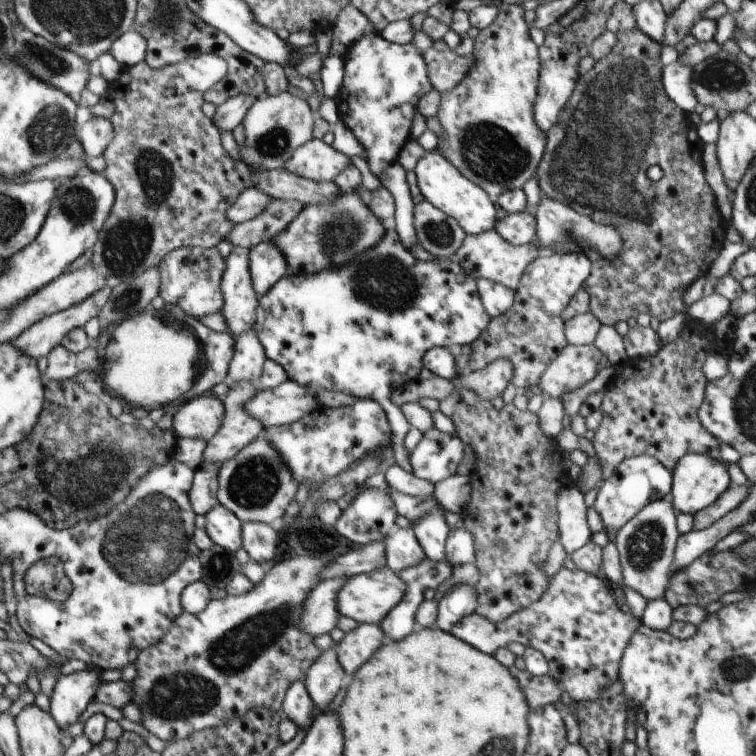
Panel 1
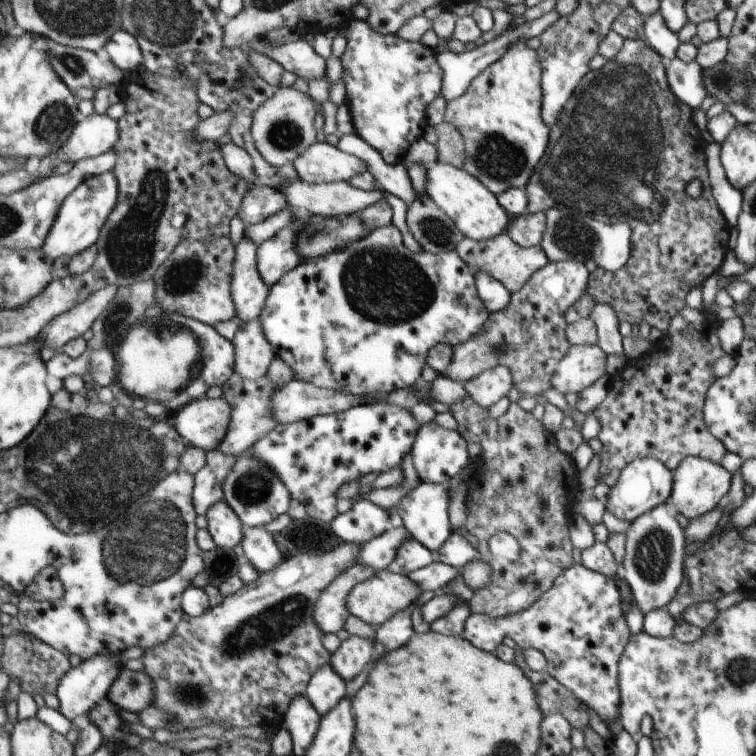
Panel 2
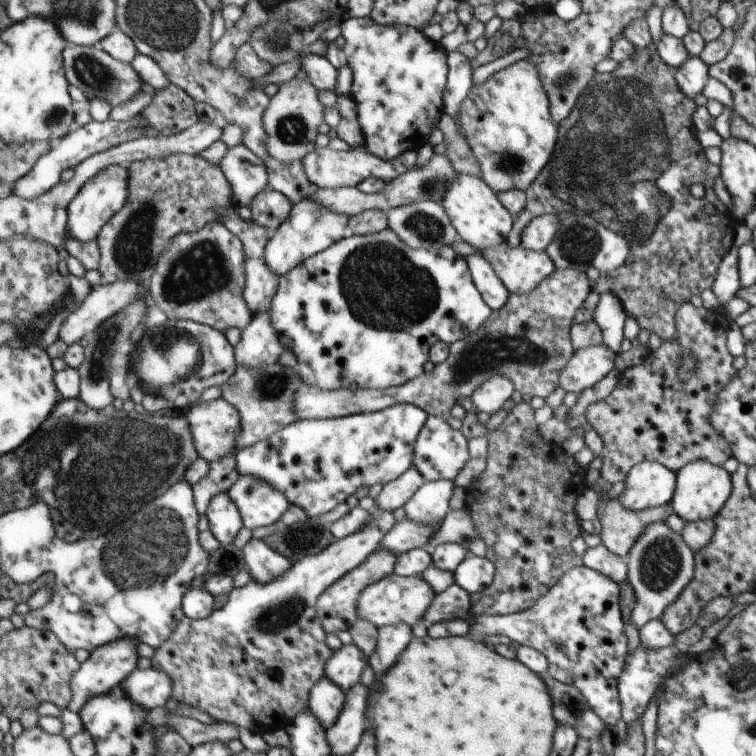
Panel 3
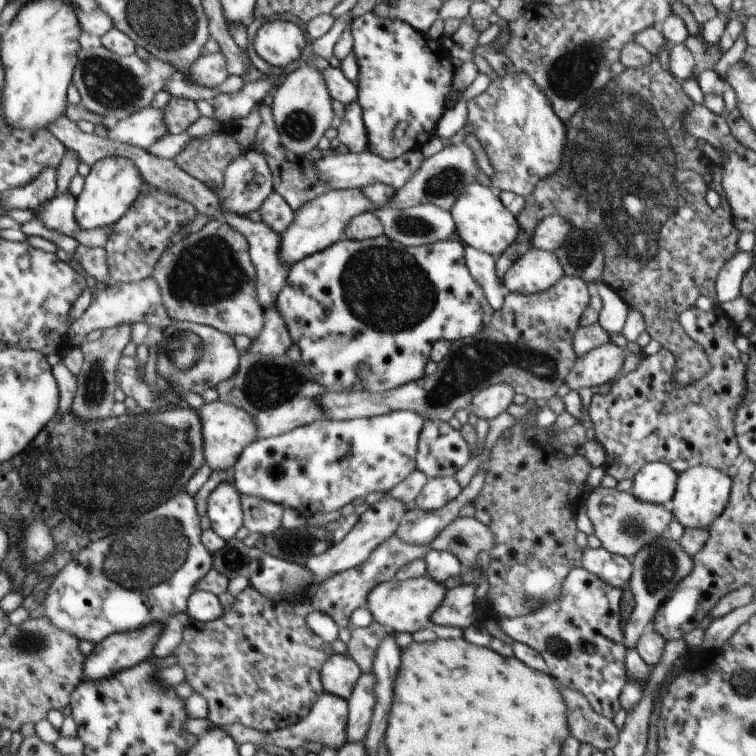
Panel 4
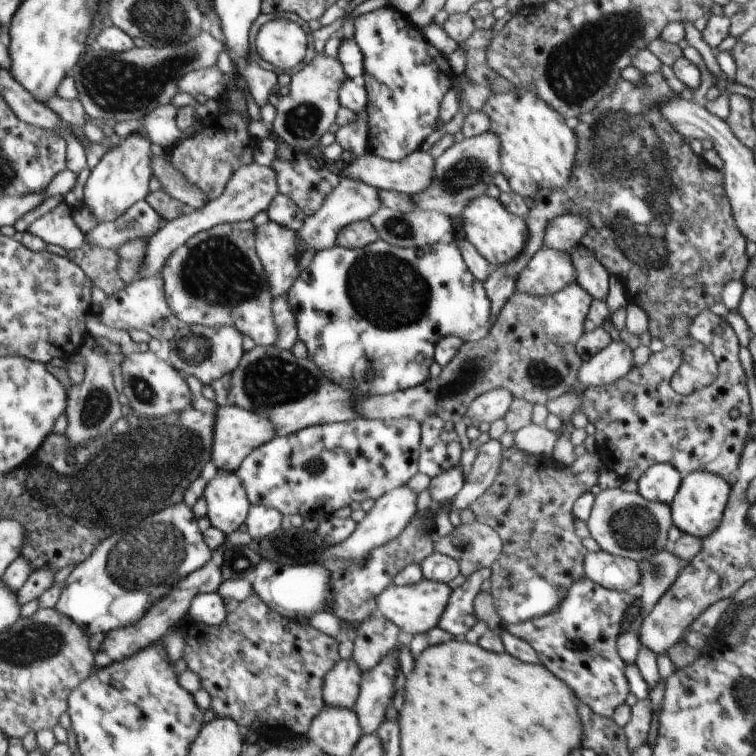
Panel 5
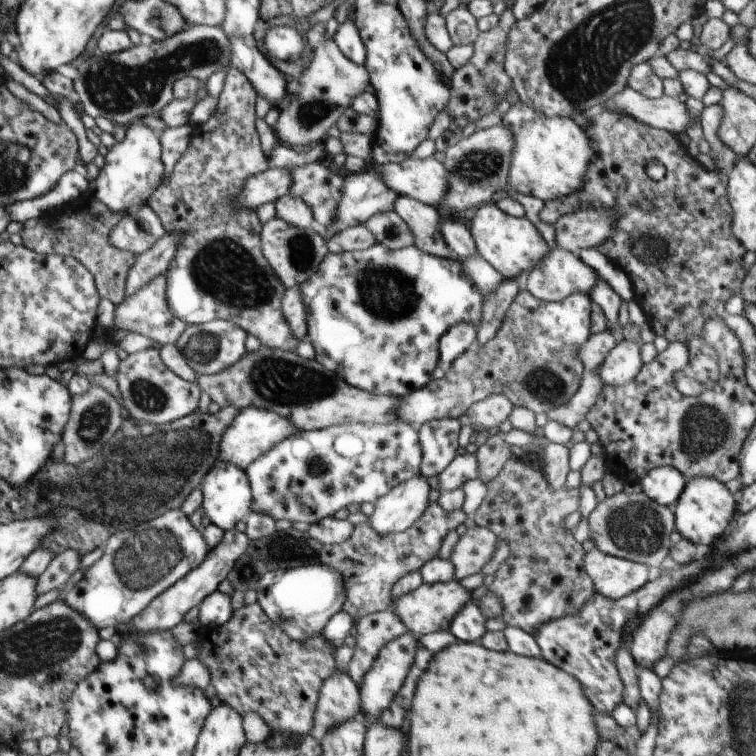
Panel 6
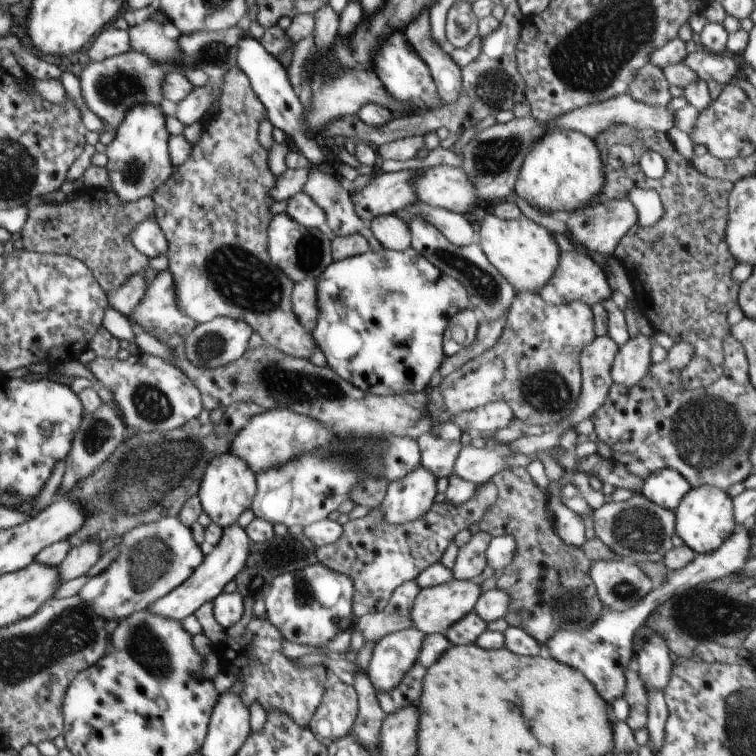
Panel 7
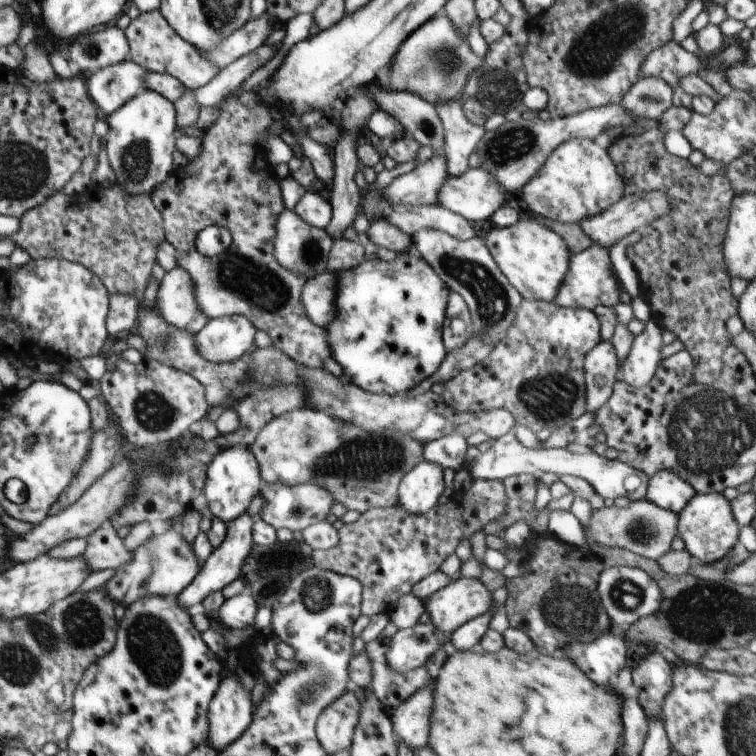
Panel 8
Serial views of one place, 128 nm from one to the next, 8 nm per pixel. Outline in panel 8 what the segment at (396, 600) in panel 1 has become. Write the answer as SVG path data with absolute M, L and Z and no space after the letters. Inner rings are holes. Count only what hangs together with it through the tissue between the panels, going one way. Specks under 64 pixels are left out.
M457 576L425 602L425 621L451 635L477 616L490 612L492 593L480 579Z

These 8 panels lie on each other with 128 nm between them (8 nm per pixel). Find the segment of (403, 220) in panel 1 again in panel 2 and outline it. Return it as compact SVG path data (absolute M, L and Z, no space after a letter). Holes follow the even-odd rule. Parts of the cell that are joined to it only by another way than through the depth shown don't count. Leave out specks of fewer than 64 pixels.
M343 135L336 147L344 153L363 159L367 171L374 176L377 185L385 192L404 200L407 206L417 198L407 172L408 168L402 162L388 165L372 146L357 135Z

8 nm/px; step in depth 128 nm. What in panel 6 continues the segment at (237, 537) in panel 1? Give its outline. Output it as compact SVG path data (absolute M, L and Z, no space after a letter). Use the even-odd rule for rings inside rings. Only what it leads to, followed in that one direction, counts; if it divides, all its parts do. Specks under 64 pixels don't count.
M216 462L208 471L201 484L203 501L201 506L205 511L210 522L221 528L223 531L235 529L234 527L240 520L247 518L252 511L252 490L246 472L230 462Z

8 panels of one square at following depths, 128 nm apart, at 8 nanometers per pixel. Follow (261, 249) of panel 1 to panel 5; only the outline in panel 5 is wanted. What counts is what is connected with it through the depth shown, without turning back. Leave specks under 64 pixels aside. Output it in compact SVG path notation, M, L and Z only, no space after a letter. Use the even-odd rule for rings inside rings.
M345 176L342 177L342 181L336 186L336 189L326 196L324 204L312 216L304 218L304 224L302 224L302 228L296 234L314 252L330 249L336 245L336 238L340 230L343 230L348 224L352 224L352 222L370 219L370 216L378 208L381 208L378 189L368 186L368 184L360 182L360 180L354 180L354 178Z

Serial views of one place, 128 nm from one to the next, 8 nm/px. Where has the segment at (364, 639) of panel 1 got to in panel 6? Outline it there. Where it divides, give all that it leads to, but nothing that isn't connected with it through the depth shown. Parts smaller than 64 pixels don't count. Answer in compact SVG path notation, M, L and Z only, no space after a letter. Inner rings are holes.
M337 670L321 686L314 713L314 726L309 734L320 741L332 726L355 719L359 715L359 686L348 676L348 672Z

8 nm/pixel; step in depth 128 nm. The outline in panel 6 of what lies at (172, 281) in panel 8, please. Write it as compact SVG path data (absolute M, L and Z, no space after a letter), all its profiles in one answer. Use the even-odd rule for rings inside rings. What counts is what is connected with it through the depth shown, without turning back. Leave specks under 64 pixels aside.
M158 275L132 296L117 300L116 318L114 318L116 329L120 328L128 333L137 332L162 345L176 343L188 325L172 314L167 303L166 286L166 275Z

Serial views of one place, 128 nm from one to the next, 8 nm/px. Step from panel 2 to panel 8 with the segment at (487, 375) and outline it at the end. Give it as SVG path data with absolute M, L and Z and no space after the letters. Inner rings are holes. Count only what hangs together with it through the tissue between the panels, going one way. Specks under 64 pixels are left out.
M111 184L109 187L102 185L91 185L86 191L80 194L72 195L64 194L64 191L58 191L46 199L46 202L39 207L30 209L28 213L24 213L20 220L20 228L9 236L16 247L21 247L30 254L32 259L64 259L71 263L84 265L92 274L95 274L106 287L110 296L113 294L133 296L140 304L138 311L136 332L143 338L144 351L142 355L151 361L158 361L168 366L177 368L179 371L191 374L205 388L205 397L209 406L208 416L220 411L220 406L230 407L236 400L258 392L266 387L273 387L278 383L287 385L302 385L307 392L306 407L319 411L326 411L333 417L342 419L370 432L378 432L384 429L397 430L404 434L409 434L414 440L423 444L434 439L439 439L448 432L460 432L463 436L482 433L491 441L509 432L510 428L516 422L515 416L504 409L492 409L481 411L480 413L460 413L452 408L448 408L443 401L443 396L433 391L425 392L417 397L409 397L405 394L400 395L379 395L362 390L360 387L352 383L343 383L332 373L328 373L326 369L313 369L299 365L290 357L286 356L276 347L268 347L261 349L253 347L250 351L244 353L237 361L232 363L213 363L202 358L195 344L196 334L189 330L184 330L166 322L161 312L157 309L156 302L153 307L143 307L144 290L146 284L152 276L154 263L157 261L157 250L159 244L165 241L165 230L163 229L163 216L156 208L154 201L151 199L151 193L130 194L126 189Z

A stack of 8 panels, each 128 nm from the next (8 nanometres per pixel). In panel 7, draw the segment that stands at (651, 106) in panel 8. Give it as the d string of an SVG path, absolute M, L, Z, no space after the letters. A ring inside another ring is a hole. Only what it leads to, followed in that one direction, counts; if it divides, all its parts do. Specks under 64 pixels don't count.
M649 62L637 70L634 80L630 83L628 94L634 100L648 106L666 107L671 100L669 87L663 70Z

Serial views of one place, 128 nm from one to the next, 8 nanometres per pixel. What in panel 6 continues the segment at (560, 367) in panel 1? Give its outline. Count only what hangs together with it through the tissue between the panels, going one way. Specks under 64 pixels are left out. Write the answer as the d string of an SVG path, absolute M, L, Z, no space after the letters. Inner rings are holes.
M624 340L606 354L597 372L598 378L603 385L624 386L636 378L642 364L640 344L634 340Z

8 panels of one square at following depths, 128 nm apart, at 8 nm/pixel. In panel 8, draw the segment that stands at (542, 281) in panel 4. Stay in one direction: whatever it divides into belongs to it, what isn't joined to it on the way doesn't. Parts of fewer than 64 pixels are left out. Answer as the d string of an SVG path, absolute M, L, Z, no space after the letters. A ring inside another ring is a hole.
M594 243L586 250L572 254L568 272L553 302L561 307L588 309L591 311L598 305L615 307L620 303L621 286L618 284L619 281L610 261L609 248Z

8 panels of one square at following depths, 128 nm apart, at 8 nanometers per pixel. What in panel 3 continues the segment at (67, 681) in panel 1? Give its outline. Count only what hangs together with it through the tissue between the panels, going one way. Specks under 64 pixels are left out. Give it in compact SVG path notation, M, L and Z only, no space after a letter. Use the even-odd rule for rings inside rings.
M122 638L122 640L114 640L110 644L97 647L94 652L90 653L90 658L80 664L80 668L70 678L72 700L70 700L67 708L78 714L86 700L90 700L92 696L106 694L112 688L119 686L132 670L137 669L139 658L138 650L136 650L137 644L137 642L130 640L130 638Z

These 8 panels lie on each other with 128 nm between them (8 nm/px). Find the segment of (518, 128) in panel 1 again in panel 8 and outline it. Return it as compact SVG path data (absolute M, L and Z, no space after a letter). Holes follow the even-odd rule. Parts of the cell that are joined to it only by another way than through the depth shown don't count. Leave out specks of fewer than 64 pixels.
M572 139L562 143L544 163L534 178L528 181L518 193L522 204L532 210L534 217L542 217L561 223L578 223L588 217L599 215L602 211L610 208L615 202L624 197L625 180L618 172L617 166L612 162L607 150L601 148L590 139Z

